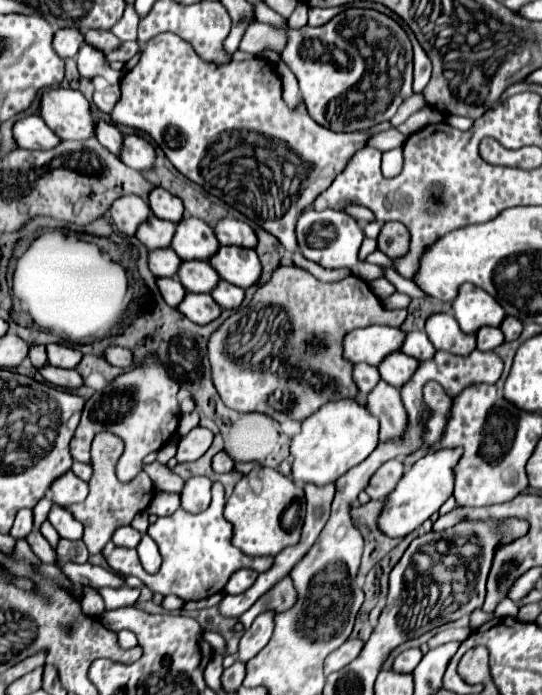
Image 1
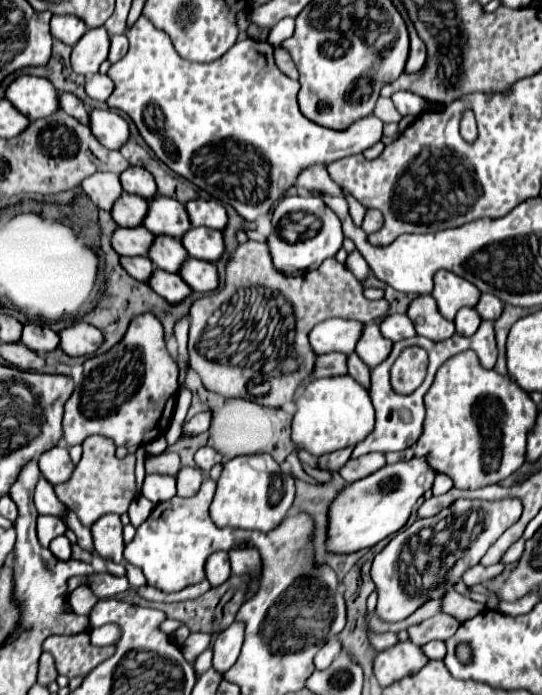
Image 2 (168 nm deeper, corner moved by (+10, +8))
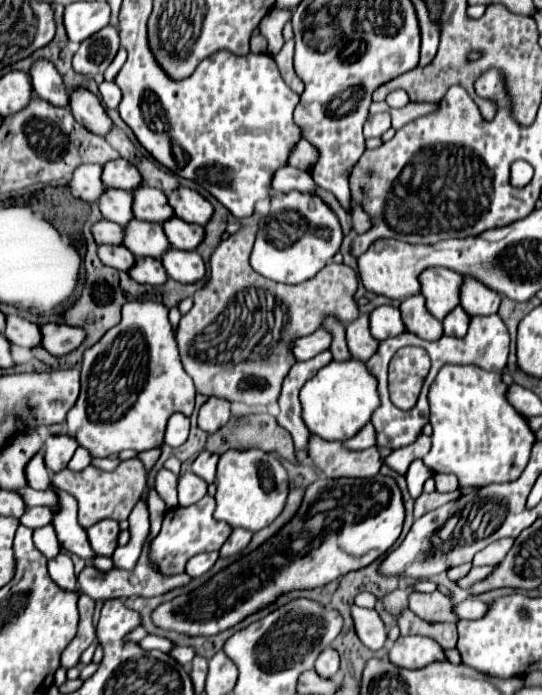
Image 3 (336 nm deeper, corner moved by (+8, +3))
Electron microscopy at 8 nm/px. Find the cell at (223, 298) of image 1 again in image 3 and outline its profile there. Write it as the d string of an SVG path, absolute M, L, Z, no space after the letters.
M170 247L162 257L160 257L166 273L180 281L180 283L194 283L200 281L206 273L204 261L196 251L182 251Z

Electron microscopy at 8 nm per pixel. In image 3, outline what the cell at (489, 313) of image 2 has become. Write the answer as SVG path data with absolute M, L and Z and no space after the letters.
M464 277L462 289L460 289L460 307L470 315L492 315L498 311L500 295L494 293L494 289L486 289L480 281L474 281L474 277Z

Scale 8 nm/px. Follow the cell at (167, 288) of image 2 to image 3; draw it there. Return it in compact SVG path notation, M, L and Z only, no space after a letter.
M154 257L136 259L134 269L130 269L128 275L138 283L148 283L148 285L162 285L166 281L166 271L162 263Z

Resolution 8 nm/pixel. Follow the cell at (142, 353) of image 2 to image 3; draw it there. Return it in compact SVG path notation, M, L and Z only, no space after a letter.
M128 301L122 305L120 325L108 329L98 343L84 351L82 361L82 391L76 405L68 411L68 433L86 447L92 457L110 457L122 449L132 449L136 453L160 447L164 443L164 429L174 413L184 413L186 417L194 411L194 383L178 357L178 345L168 321L168 309L158 301Z

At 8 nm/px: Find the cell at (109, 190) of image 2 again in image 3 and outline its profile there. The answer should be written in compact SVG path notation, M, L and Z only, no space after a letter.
M78 165L78 169L74 169L74 173L72 173L68 187L74 197L94 203L94 201L98 201L98 197L104 191L100 177L102 177L100 165Z

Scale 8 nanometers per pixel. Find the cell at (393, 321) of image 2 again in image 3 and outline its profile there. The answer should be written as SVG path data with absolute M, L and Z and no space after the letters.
M380 305L370 313L370 333L374 339L382 341L388 337L396 337L404 331L400 311L392 305Z

